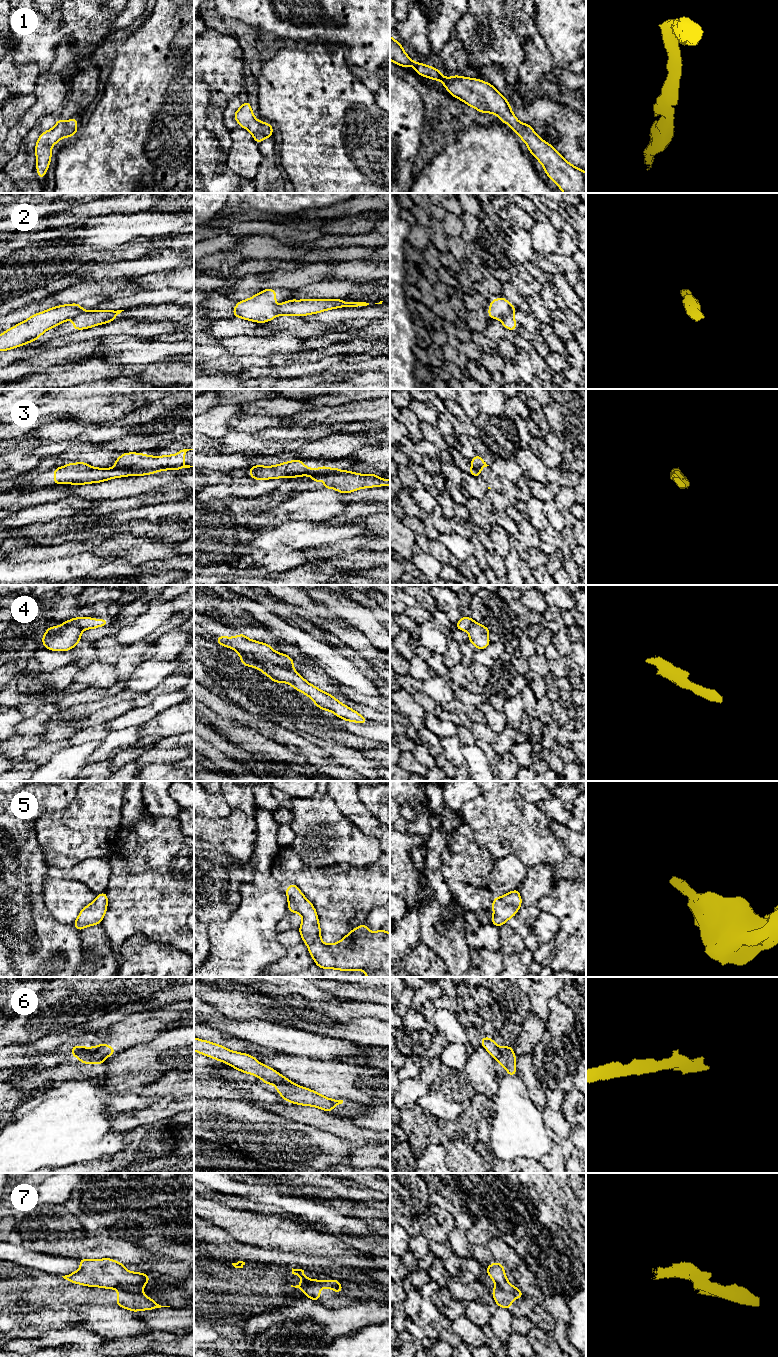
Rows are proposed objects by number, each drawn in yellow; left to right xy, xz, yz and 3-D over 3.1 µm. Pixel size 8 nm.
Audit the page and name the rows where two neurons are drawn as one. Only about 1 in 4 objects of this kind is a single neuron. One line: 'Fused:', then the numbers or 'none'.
Fused: 2, 3, 4, 6, 7

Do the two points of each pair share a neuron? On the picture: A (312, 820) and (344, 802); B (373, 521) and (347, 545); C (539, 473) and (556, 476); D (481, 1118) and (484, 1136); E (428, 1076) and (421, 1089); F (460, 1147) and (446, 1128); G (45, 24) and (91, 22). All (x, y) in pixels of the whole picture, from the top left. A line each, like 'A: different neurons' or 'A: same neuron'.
A: different neurons
B: different neurons
C: different neurons
D: same neuron
E: different neurons
F: same neuron
G: same neuron

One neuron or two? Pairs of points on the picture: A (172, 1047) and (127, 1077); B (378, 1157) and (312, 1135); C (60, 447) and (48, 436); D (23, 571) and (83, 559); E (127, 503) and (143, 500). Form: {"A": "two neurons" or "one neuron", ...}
{"A": "one neuron", "B": "two neurons", "C": "two neurons", "D": "one neuron", "E": "one neuron"}

